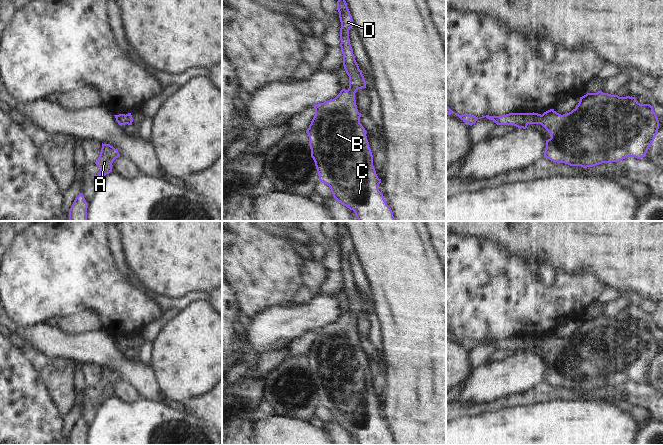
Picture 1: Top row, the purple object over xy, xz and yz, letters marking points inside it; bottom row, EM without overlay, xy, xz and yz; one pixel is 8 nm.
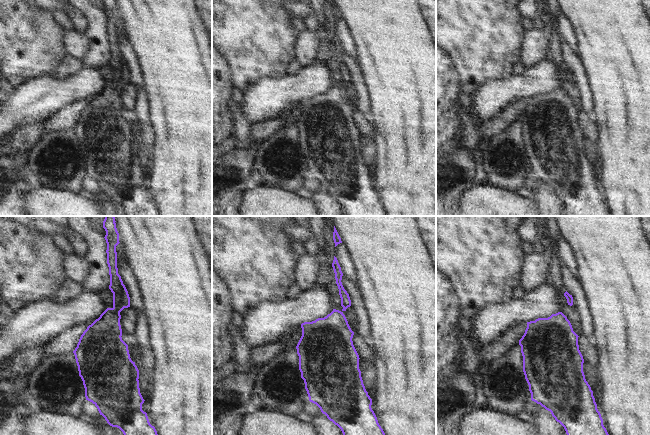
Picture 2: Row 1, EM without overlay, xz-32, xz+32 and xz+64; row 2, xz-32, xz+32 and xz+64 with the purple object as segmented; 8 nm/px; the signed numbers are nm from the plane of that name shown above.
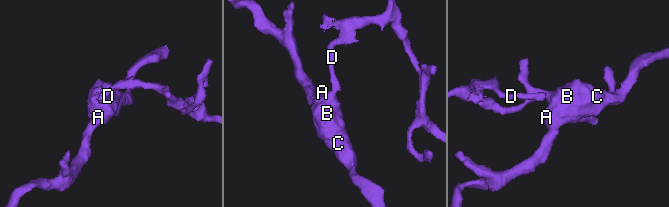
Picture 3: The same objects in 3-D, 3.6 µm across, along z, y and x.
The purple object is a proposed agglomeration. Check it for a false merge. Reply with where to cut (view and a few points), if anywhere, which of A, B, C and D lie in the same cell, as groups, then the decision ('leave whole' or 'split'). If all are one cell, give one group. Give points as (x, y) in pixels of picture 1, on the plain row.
cut xy (124, 339), (126, 347); groups A B C / D; split

